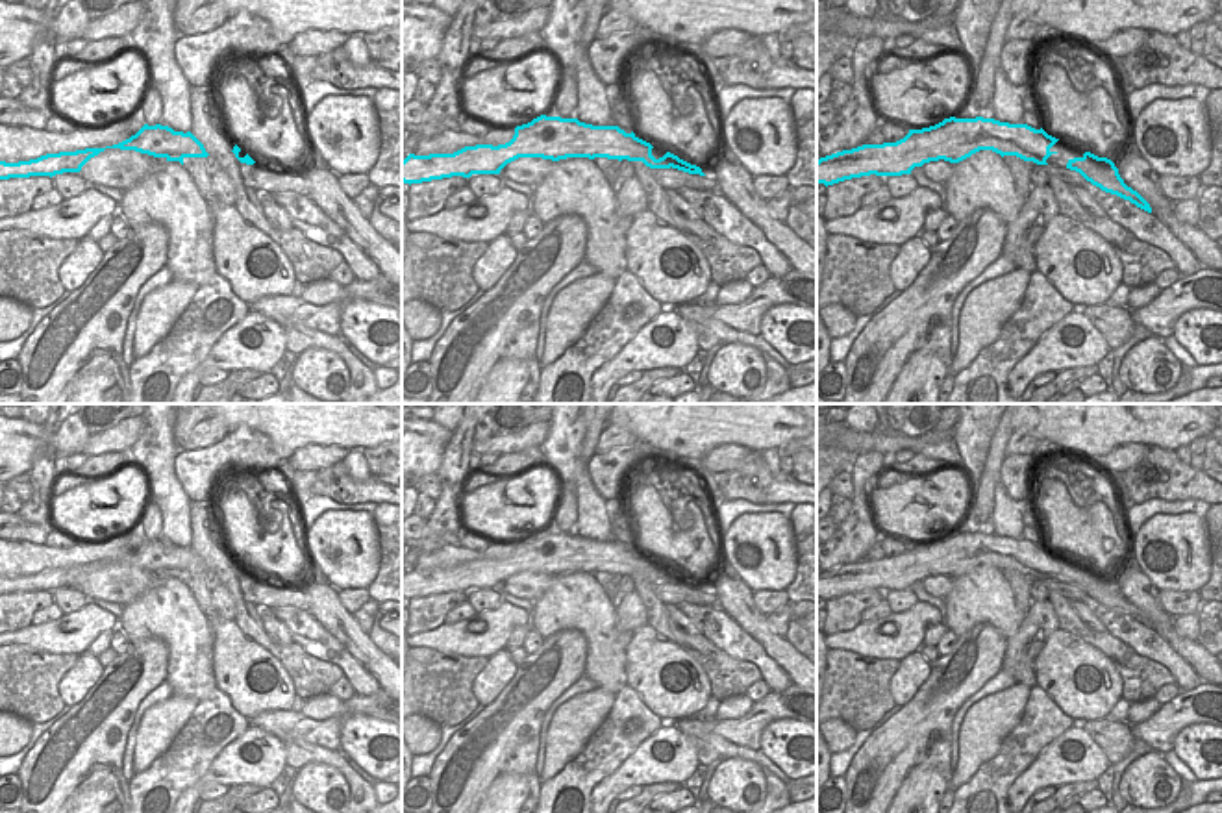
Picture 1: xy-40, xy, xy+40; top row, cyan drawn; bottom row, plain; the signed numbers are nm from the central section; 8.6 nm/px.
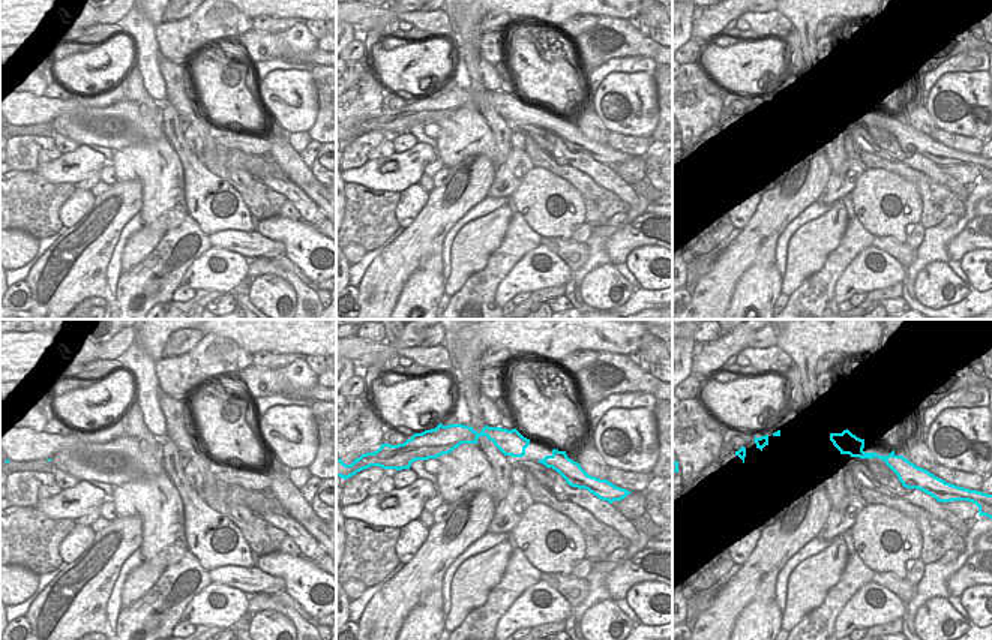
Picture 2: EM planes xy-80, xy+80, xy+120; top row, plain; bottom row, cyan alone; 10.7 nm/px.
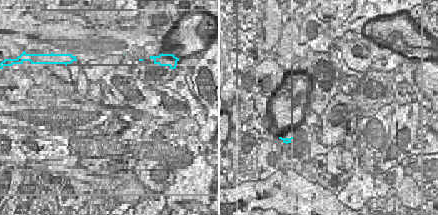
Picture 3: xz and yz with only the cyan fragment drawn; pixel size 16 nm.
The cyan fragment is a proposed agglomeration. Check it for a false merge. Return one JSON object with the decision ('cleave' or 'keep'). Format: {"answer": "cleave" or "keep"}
{"answer": "keep"}

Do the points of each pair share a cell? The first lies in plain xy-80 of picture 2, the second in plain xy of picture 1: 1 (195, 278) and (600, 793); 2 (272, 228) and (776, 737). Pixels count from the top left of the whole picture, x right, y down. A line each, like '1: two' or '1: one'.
1: one
2: one

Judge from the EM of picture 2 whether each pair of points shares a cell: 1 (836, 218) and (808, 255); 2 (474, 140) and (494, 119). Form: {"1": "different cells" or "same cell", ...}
{"1": "same cell", "2": "different cells"}

